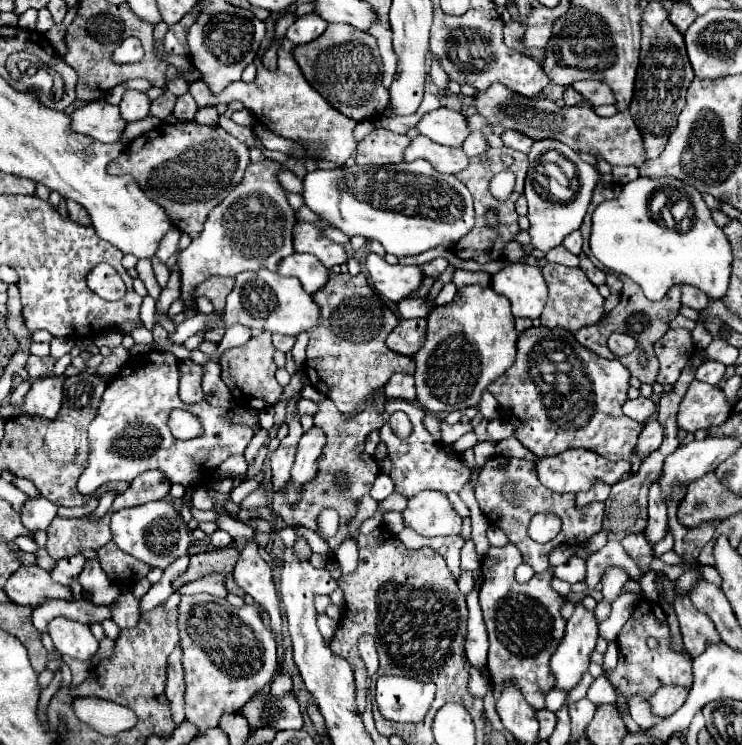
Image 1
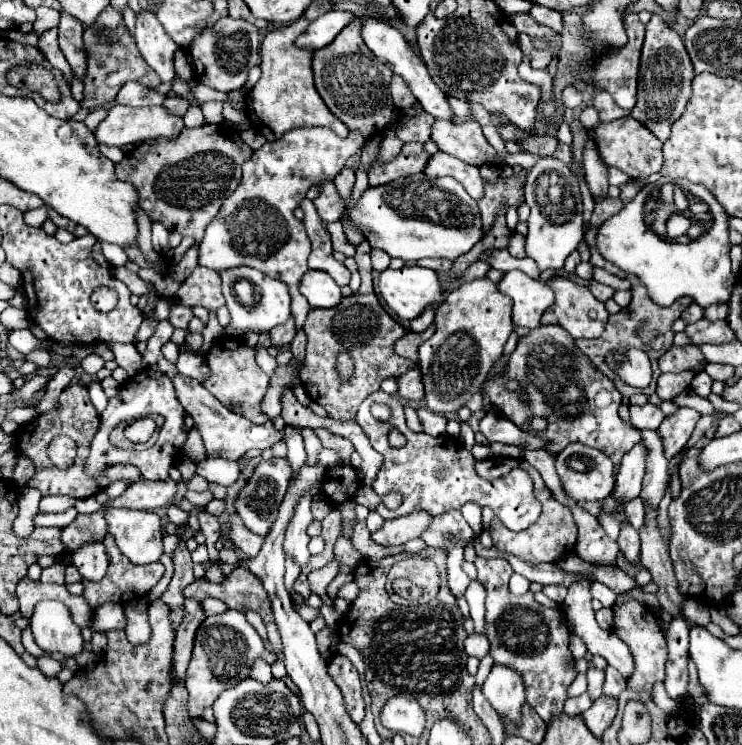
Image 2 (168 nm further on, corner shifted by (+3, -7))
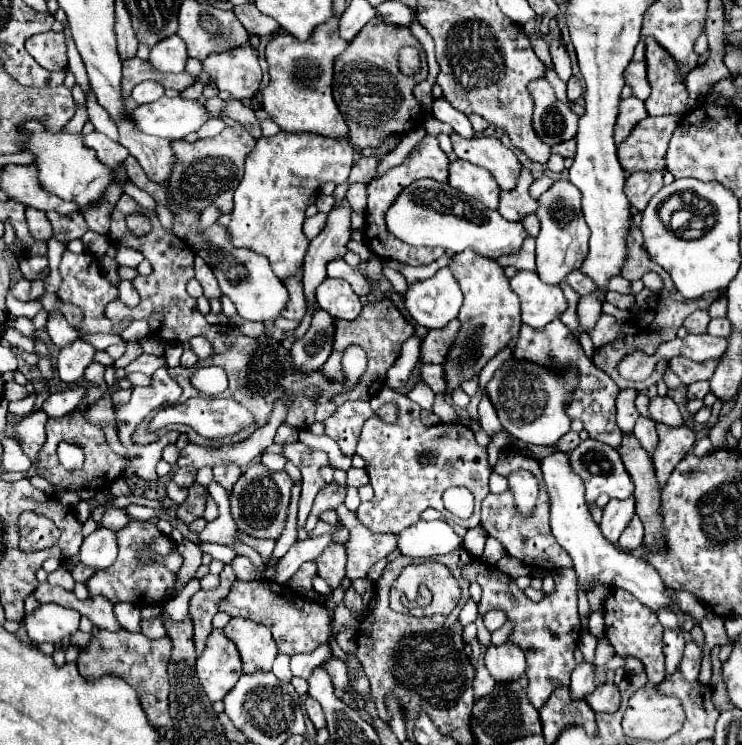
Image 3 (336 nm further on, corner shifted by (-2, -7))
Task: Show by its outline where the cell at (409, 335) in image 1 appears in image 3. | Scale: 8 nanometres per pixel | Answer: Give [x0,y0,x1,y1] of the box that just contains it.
[420,320,458,364]

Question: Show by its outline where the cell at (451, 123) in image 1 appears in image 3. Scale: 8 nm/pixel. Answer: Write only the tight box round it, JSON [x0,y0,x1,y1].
[450,132,520,188]

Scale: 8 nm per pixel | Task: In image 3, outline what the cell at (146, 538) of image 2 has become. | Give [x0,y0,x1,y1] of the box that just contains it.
[102,506,130,532]

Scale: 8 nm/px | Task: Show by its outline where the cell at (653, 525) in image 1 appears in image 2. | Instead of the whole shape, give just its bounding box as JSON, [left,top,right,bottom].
[641,430,669,508]

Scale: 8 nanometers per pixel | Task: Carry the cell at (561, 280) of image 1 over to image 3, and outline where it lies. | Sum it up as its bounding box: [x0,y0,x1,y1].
[588,314,620,346]

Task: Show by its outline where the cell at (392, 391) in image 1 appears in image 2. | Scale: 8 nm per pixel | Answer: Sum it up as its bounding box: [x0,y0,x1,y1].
[397,366,425,402]

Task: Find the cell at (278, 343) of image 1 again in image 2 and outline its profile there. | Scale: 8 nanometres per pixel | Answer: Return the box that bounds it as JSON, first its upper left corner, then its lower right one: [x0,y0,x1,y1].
[269,316,295,348]

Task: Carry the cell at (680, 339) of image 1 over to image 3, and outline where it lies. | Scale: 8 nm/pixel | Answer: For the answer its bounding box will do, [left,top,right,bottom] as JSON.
[670,358,718,386]

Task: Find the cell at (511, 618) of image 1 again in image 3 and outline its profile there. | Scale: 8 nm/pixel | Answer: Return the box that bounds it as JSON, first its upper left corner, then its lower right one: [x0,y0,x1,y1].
[464,562,580,710]

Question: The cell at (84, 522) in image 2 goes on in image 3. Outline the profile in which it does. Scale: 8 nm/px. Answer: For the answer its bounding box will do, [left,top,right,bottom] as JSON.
[174,468,196,488]

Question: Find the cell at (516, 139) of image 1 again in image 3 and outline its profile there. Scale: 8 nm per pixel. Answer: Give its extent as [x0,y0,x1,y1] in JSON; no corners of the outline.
[552,140,576,158]

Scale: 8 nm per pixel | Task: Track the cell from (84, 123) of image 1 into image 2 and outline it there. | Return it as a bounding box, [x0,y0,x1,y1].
[95,104,183,146]

